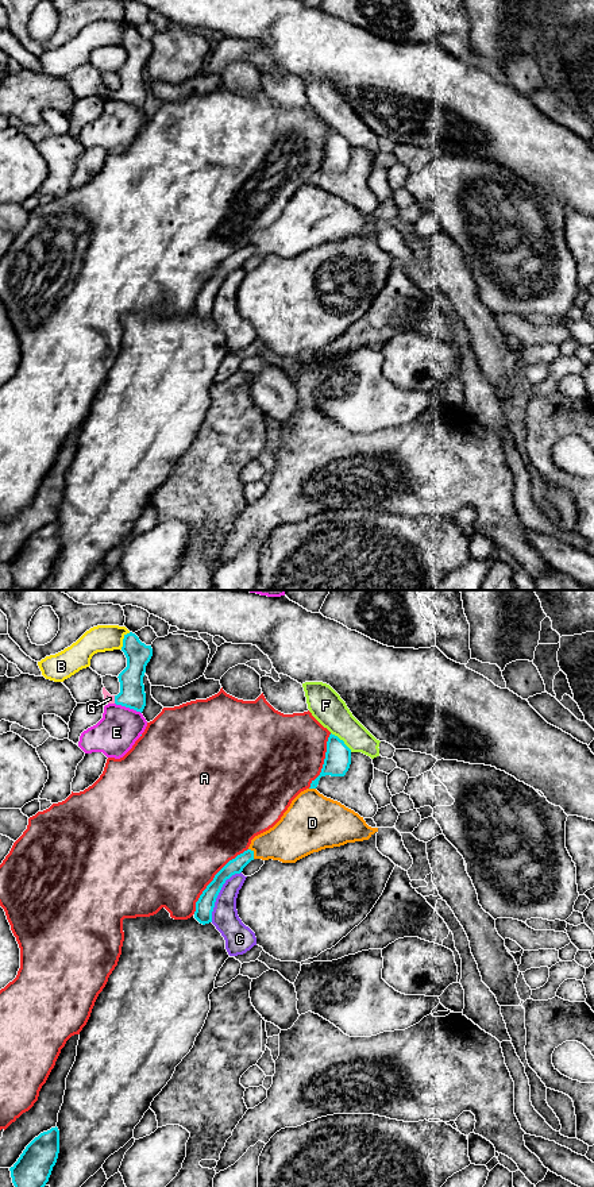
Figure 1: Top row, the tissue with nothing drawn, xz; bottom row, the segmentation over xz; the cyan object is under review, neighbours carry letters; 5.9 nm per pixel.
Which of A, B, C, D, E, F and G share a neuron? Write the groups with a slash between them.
A / B / C / D / E / F / G

